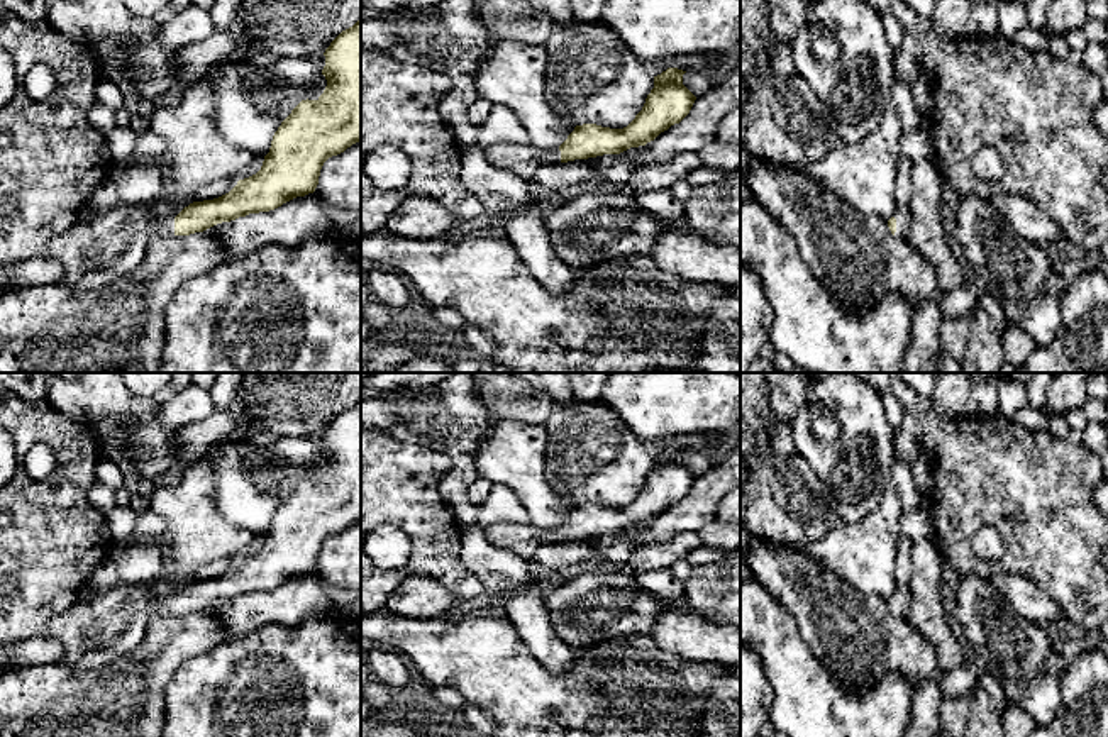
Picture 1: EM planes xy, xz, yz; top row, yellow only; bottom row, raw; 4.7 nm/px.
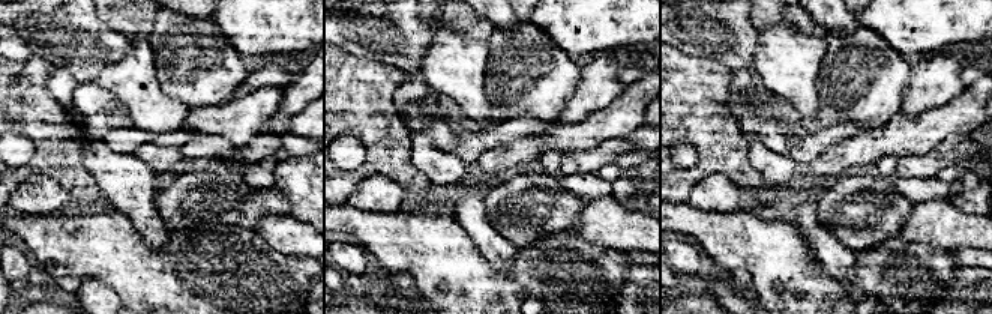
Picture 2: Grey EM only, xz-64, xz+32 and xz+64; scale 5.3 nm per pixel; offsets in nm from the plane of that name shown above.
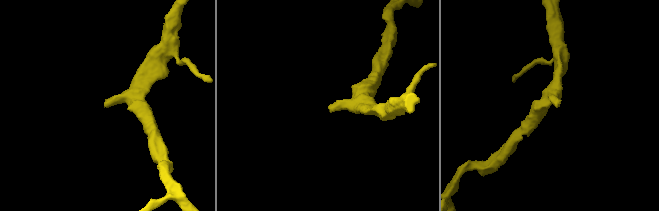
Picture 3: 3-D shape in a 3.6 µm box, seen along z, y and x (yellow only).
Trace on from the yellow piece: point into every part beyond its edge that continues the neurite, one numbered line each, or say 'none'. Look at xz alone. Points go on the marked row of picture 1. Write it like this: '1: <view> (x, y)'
1: xz (522, 160)

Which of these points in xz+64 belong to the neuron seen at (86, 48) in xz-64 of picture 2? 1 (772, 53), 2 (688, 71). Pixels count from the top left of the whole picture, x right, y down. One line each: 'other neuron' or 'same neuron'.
1: other neuron
2: other neuron

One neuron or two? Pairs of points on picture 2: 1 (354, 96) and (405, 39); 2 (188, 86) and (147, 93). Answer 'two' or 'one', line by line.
1: two
2: two

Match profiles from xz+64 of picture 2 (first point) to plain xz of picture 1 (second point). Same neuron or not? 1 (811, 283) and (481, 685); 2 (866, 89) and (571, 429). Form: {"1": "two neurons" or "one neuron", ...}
{"1": "one neuron", "2": "one neuron"}

